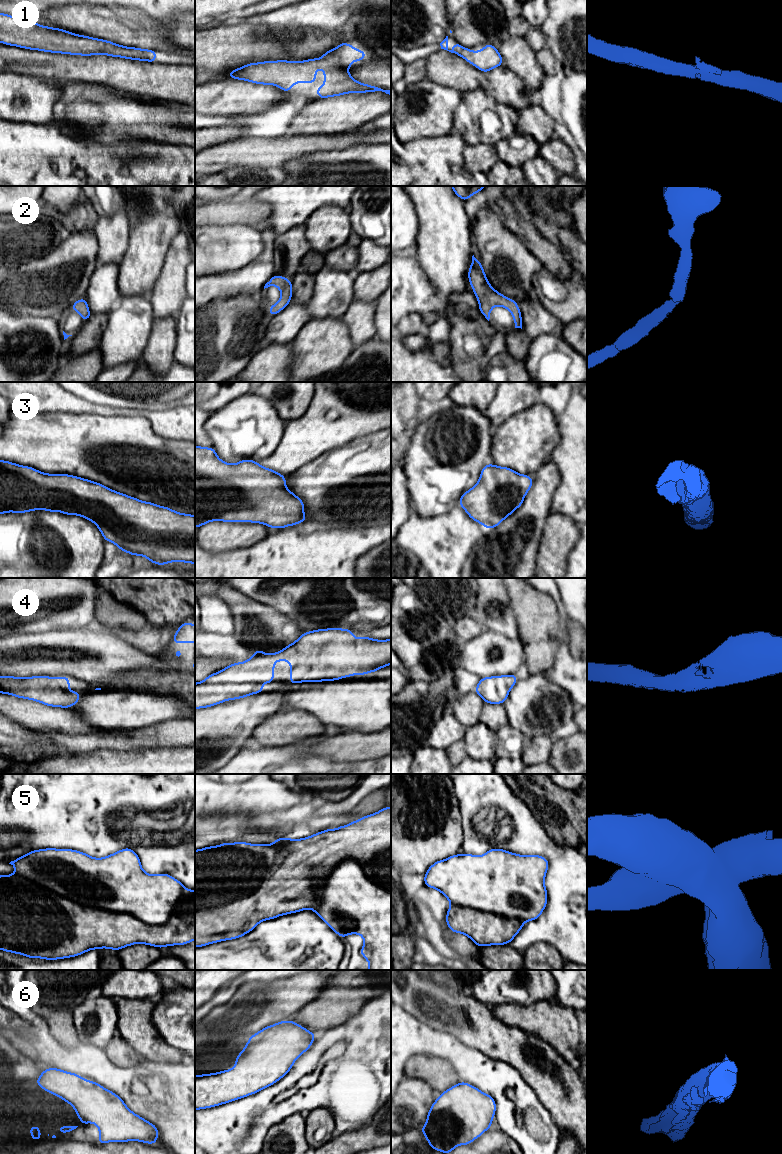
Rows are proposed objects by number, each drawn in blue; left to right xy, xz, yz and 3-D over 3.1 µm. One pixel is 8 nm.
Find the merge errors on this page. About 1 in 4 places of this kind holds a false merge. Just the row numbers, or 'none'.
5

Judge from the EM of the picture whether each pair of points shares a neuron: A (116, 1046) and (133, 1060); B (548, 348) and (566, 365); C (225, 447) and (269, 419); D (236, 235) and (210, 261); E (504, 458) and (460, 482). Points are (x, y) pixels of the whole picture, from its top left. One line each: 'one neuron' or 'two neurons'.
A: one neuron
B: one neuron
C: one neuron
D: one neuron
E: two neurons

